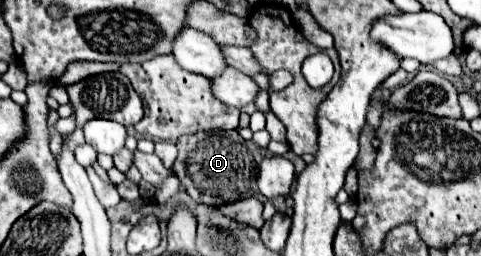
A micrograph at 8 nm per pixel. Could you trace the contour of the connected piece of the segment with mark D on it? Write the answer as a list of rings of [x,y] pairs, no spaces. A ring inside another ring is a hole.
[[[236,130],[194,134],[190,138],[180,138],[176,146],[178,158],[172,166],[172,172],[180,178],[184,190],[192,196],[192,200],[224,206],[242,198],[258,196],[256,174],[260,160],[266,156],[266,150],[258,148],[252,142],[246,142]]]

